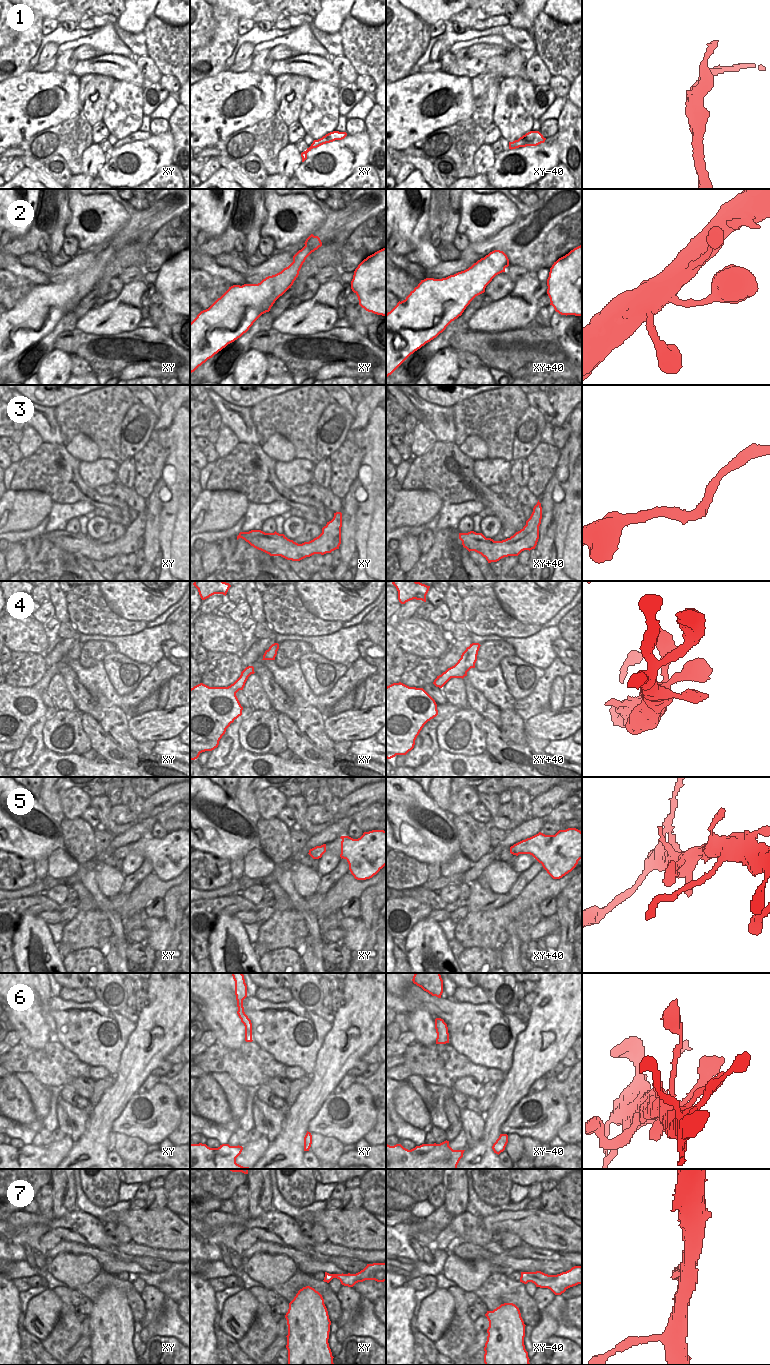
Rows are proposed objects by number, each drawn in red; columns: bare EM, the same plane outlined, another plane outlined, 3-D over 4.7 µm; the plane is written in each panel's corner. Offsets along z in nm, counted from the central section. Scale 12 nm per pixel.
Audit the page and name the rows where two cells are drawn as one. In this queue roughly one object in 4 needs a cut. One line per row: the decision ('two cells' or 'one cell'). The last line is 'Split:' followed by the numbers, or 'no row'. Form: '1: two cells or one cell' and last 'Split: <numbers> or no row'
1: one cell
2: one cell
3: one cell
4: one cell
5: one cell
6: one cell
7: one cell
Split: no row

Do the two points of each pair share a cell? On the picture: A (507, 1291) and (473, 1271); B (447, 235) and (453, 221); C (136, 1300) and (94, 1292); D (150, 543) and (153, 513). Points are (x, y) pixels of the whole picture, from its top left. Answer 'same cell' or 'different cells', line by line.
A: different cells
B: same cell
C: same cell
D: same cell

